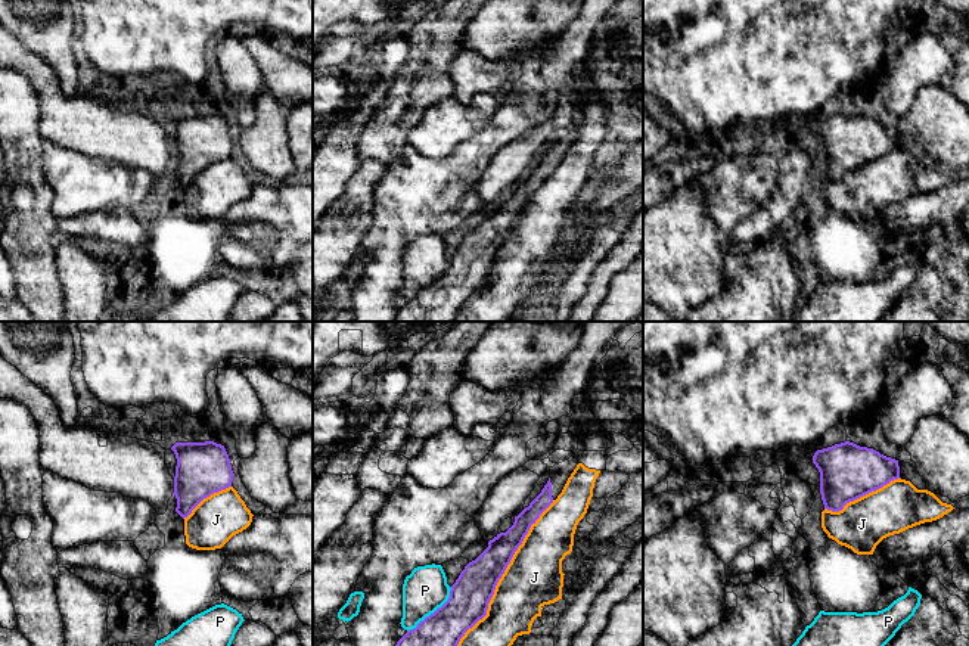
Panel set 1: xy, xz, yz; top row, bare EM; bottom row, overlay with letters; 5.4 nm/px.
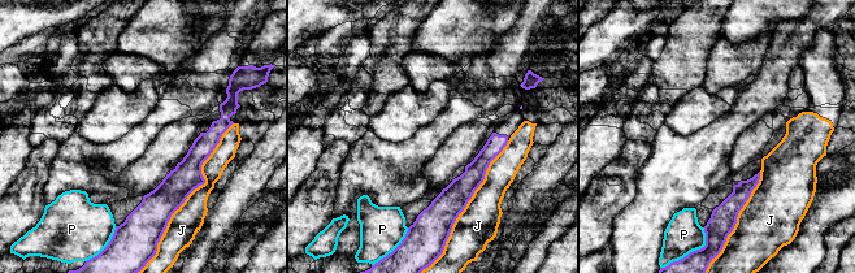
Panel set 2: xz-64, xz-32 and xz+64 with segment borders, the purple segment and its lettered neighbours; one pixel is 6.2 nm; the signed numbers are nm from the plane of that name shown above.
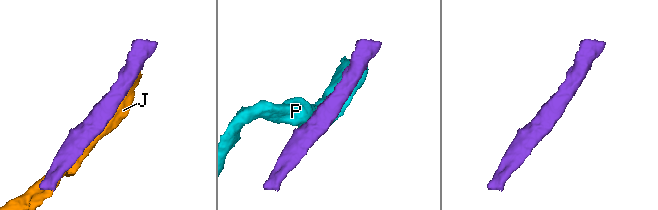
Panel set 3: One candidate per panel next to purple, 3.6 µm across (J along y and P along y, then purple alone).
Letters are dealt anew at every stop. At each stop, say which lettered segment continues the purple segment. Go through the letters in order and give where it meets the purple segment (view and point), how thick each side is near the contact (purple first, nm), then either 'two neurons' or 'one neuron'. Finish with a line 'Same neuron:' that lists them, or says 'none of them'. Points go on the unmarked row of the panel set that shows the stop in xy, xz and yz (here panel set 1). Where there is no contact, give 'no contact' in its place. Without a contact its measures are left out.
J: contact xz (500, 247); calibres 220 and 320 nm; two neurons
P: contact xz (434, 282); calibres 280 and 240 nm; two neurons
Same neuron: none of them

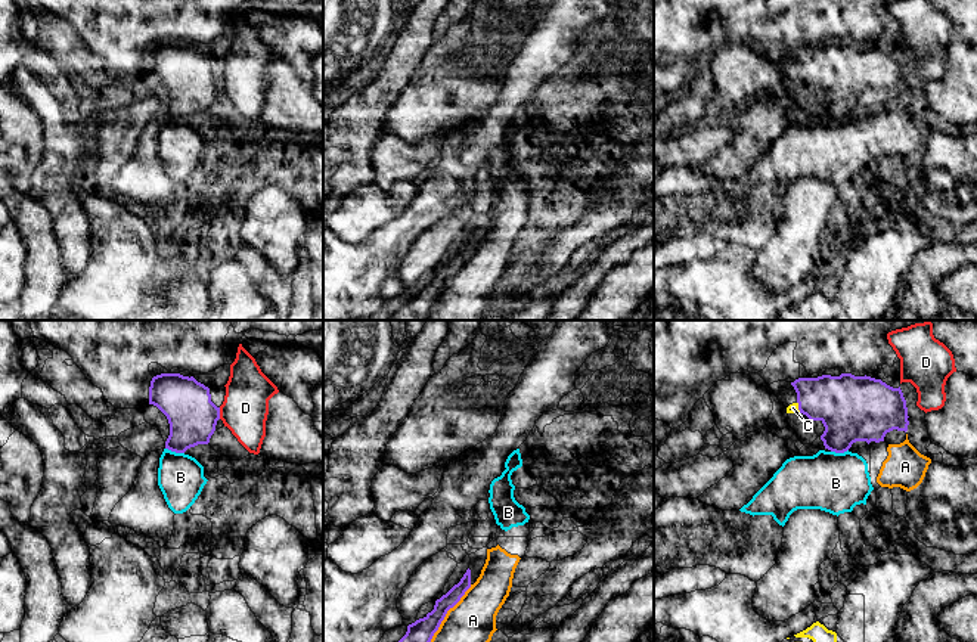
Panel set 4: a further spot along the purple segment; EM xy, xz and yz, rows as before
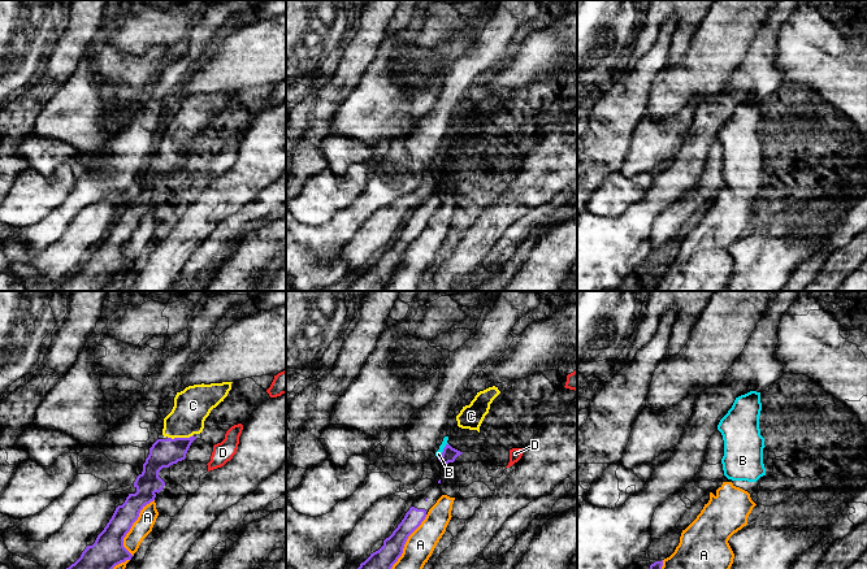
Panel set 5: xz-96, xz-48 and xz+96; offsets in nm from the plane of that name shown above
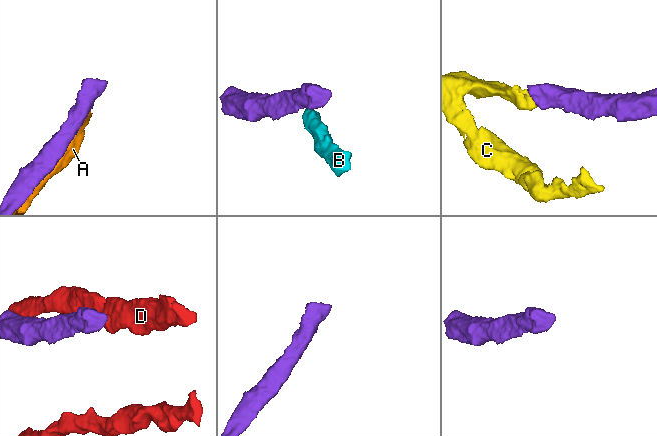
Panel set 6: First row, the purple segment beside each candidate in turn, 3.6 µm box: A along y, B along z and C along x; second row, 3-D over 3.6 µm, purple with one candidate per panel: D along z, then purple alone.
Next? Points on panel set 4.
A: contact xz (444, 285); calibres 160 and 300 nm; two neurons
B: contact xy (174, 120); calibres 260 and 260 nm; two neurons
C: contact yz (799, 76); calibres 320 and 50 nm; one neuron
D: contact xy (219, 83); calibres 260 and 260 nm; two neurons
Same neuron: C

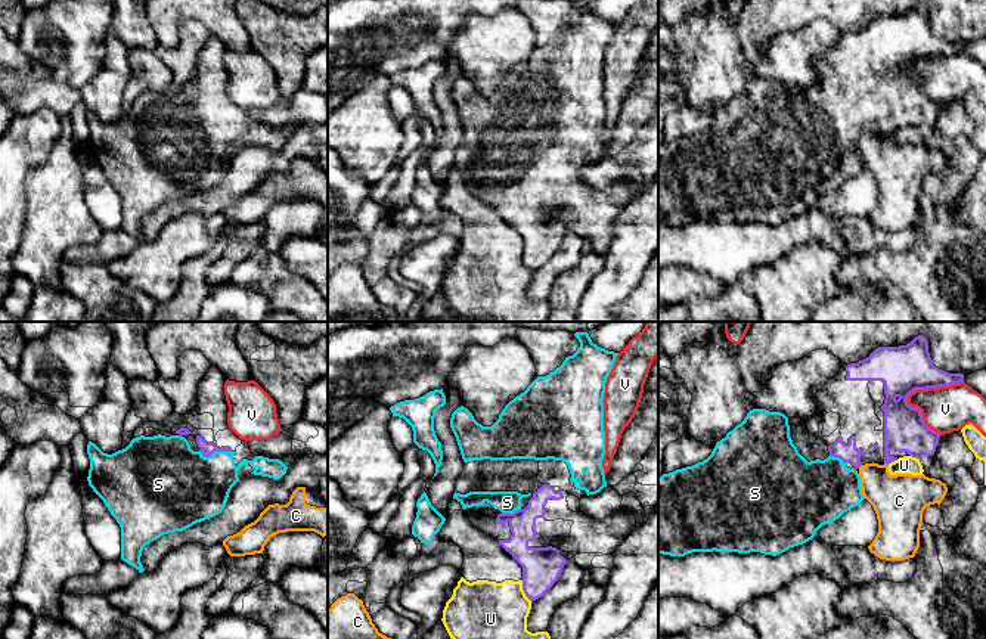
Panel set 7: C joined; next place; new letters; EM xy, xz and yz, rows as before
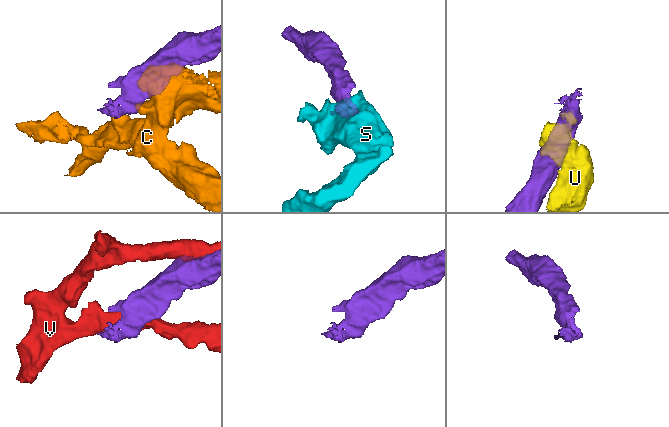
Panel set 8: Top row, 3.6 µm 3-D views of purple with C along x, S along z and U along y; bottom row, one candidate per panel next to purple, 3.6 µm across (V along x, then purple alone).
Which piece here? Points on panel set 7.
C: contact yz (886, 133); calibres 220 and 280 nm; two neurons
S: contact xy (214, 120); calibres 70 and 380 nm; one neuron
U: contact xz (523, 258); calibres 200 and 400 nm; two neurons
V: contact yz (932, 56); calibres 260 and 260 nm; two neurons
Same neuron: S

